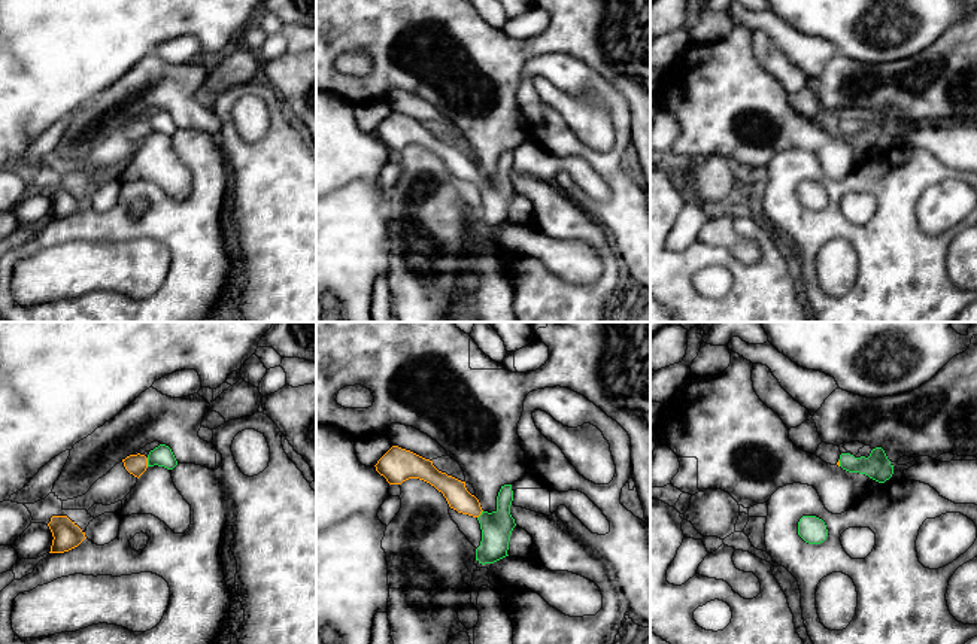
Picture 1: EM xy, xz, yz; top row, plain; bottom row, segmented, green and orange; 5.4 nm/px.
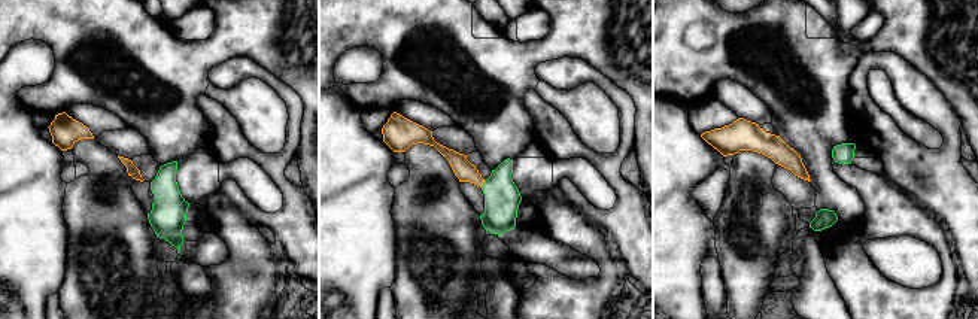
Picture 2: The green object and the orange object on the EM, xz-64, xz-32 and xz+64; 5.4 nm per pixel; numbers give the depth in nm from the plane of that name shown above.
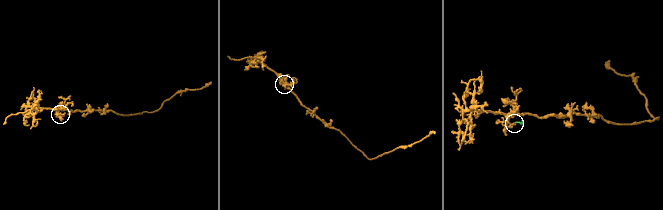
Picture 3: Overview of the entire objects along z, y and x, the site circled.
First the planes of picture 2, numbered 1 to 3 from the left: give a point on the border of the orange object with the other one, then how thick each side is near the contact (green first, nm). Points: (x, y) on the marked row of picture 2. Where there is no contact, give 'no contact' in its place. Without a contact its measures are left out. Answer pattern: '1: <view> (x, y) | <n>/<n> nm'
1: no contact
2: xz-32 (483, 184) | 190/110 nm
3: no contact

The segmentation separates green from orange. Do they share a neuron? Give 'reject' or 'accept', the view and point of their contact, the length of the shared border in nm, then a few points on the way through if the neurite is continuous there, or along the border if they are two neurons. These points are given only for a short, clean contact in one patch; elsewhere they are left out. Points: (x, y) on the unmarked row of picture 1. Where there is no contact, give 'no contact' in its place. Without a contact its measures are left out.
accept; meets green in xy at (148, 128); contact 50 nm long; runs through xy (163, 122), (155, 122), (148, 128), (134, 130)

